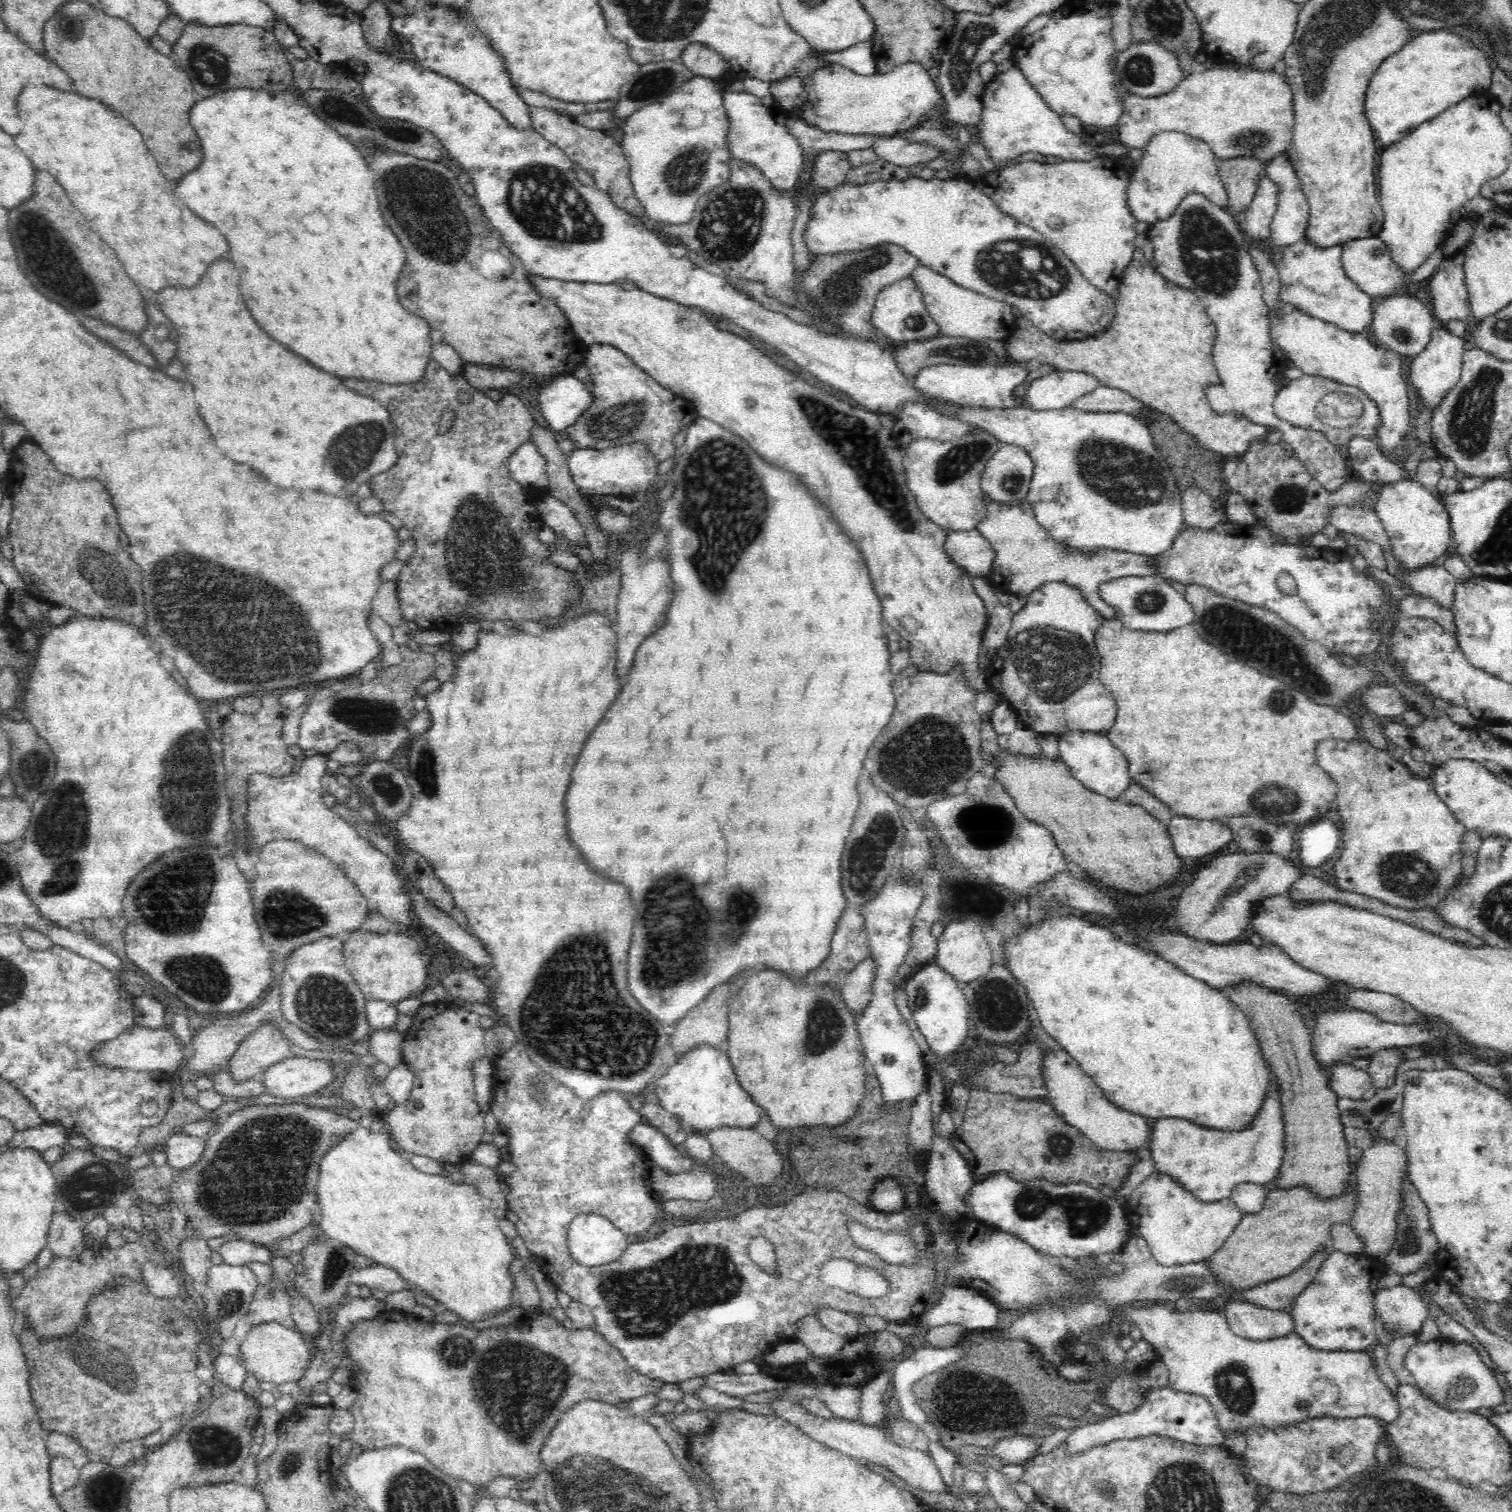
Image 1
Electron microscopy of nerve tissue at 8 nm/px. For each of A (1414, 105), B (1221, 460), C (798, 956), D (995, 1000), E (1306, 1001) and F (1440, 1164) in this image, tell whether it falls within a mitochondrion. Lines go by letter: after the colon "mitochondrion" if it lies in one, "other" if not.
A: other
B: other
C: other
D: mitochondrion
E: other
F: other

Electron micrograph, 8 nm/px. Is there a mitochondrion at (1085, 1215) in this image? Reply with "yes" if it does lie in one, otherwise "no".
yes

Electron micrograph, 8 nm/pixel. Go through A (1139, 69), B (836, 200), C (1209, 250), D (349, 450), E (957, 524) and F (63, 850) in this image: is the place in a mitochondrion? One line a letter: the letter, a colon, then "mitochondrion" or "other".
A: mitochondrion
B: other
C: mitochondrion
D: mitochondrion
E: other
F: mitochondrion

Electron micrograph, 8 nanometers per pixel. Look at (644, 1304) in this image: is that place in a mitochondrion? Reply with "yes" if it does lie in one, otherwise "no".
yes

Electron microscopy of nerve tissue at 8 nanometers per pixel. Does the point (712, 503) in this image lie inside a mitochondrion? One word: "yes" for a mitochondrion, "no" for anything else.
yes

